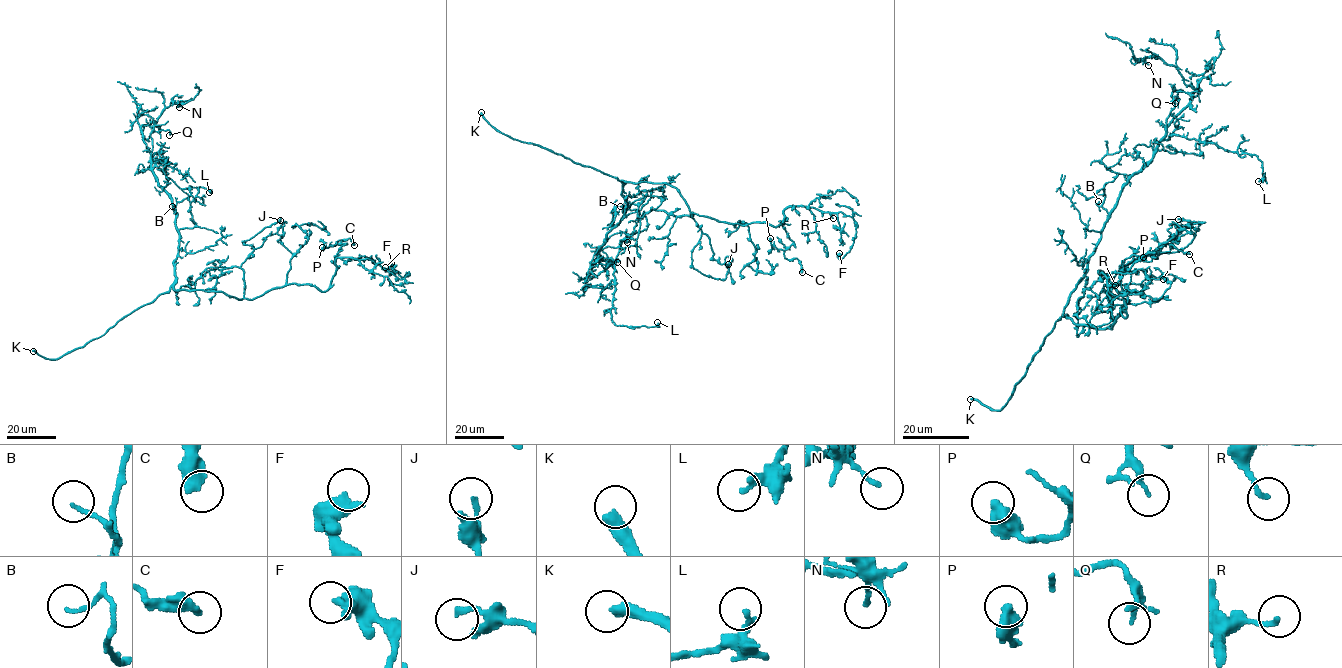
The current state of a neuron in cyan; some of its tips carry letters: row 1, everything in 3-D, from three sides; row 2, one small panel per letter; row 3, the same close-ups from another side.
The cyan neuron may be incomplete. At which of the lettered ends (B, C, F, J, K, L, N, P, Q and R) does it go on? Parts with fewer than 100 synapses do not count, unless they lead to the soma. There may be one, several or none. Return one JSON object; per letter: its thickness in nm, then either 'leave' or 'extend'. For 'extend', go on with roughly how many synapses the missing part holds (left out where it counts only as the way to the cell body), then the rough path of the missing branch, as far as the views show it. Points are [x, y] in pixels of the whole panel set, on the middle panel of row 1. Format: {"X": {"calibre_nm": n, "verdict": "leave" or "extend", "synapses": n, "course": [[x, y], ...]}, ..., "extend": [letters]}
{"B": {"calibre_nm": 130, "verdict": "leave"}, "C": {"calibre_nm": 480, "verdict": "leave"}, "F": {"calibre_nm": 480, "verdict": "leave"}, "J": {"calibre_nm": 170, "verdict": "leave"}, "K": {"calibre_nm": 360, "verdict": "extend"}, "L": {"calibre_nm": 240, "verdict": "leave"}, "N": {"calibre_nm": 140, "verdict": "leave"}, "P": {"calibre_nm": 500, "verdict": "leave"}, "Q": {"calibre_nm": 160, "verdict": "leave"}, "R": {"calibre_nm": 160, "verdict": "leave"}, "extend": ["K"]}

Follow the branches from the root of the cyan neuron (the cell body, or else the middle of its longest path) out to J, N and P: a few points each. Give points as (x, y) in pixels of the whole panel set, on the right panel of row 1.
J: (1066, 315), (1107, 327), (1112, 278), (1136, 259), (1179, 251), (1194, 239), (1199, 224), (1178, 219)
N: (1066, 315), (1122, 187), (1152, 157), (1165, 127), (1195, 91), (1172, 65), (1155, 55), (1144, 59), (1148, 65)
P: (1066, 315), (1112, 328), (1121, 307), (1127, 316), (1114, 285), (1143, 255), (1158, 253), (1150, 261), (1143, 257)

